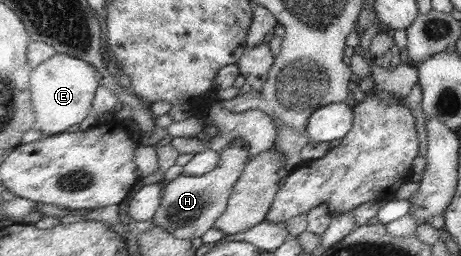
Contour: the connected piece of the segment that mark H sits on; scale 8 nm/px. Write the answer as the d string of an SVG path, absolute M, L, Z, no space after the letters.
M236 139L224 147L220 154L218 168L208 174L198 176L182 173L165 184L164 198L161 207L154 215L153 223L165 228L165 231L172 236L186 240L194 237L202 238L207 231L214 228L215 222L222 217L230 205L232 187L246 167L249 151L243 141Z

